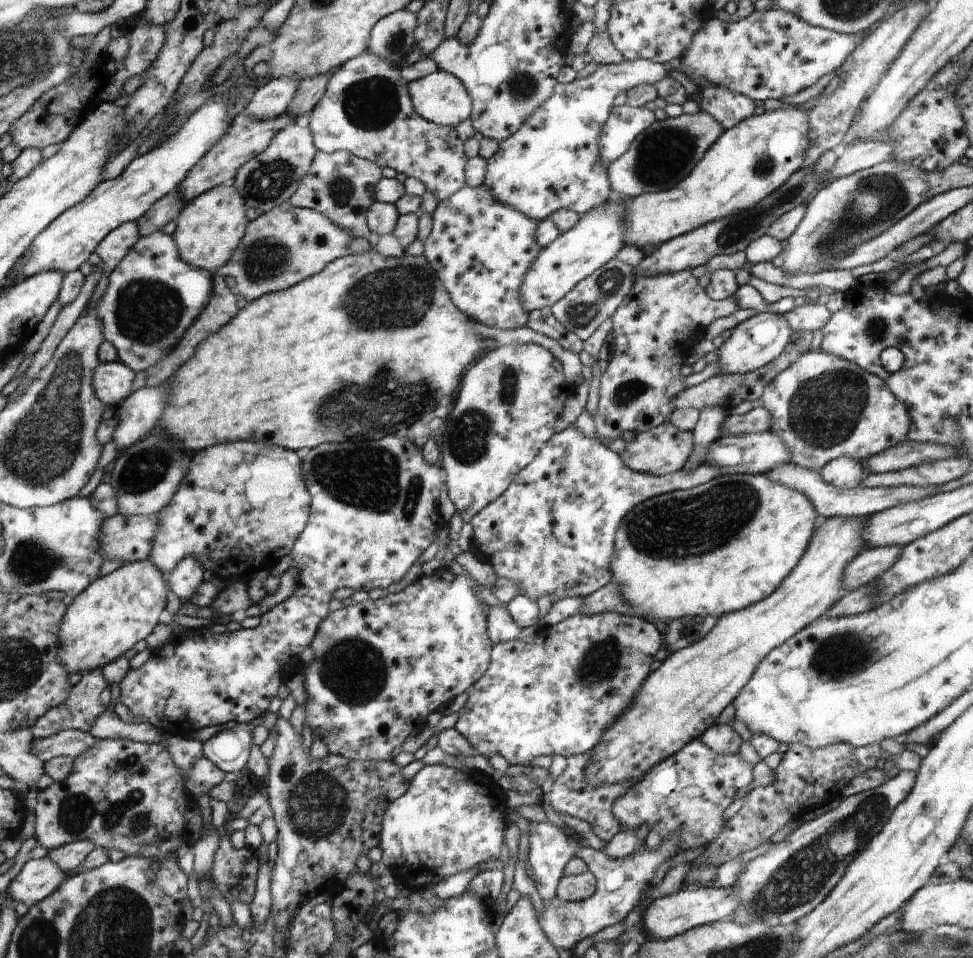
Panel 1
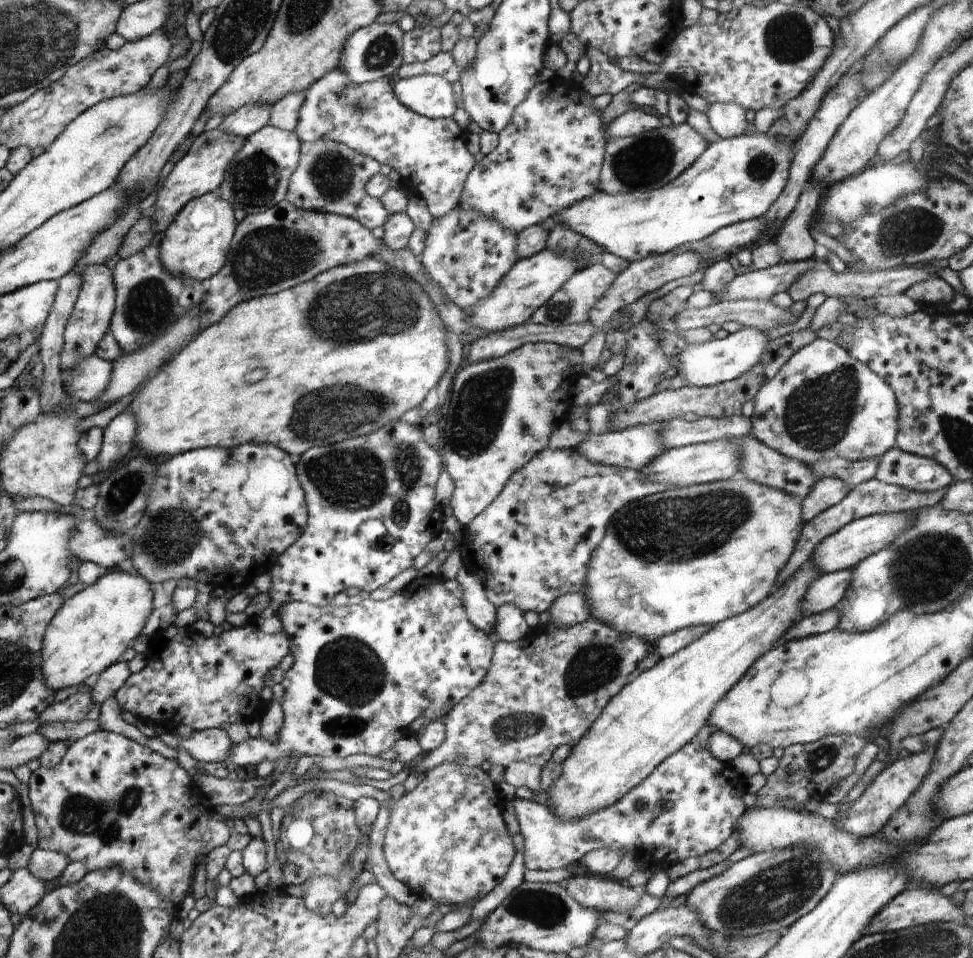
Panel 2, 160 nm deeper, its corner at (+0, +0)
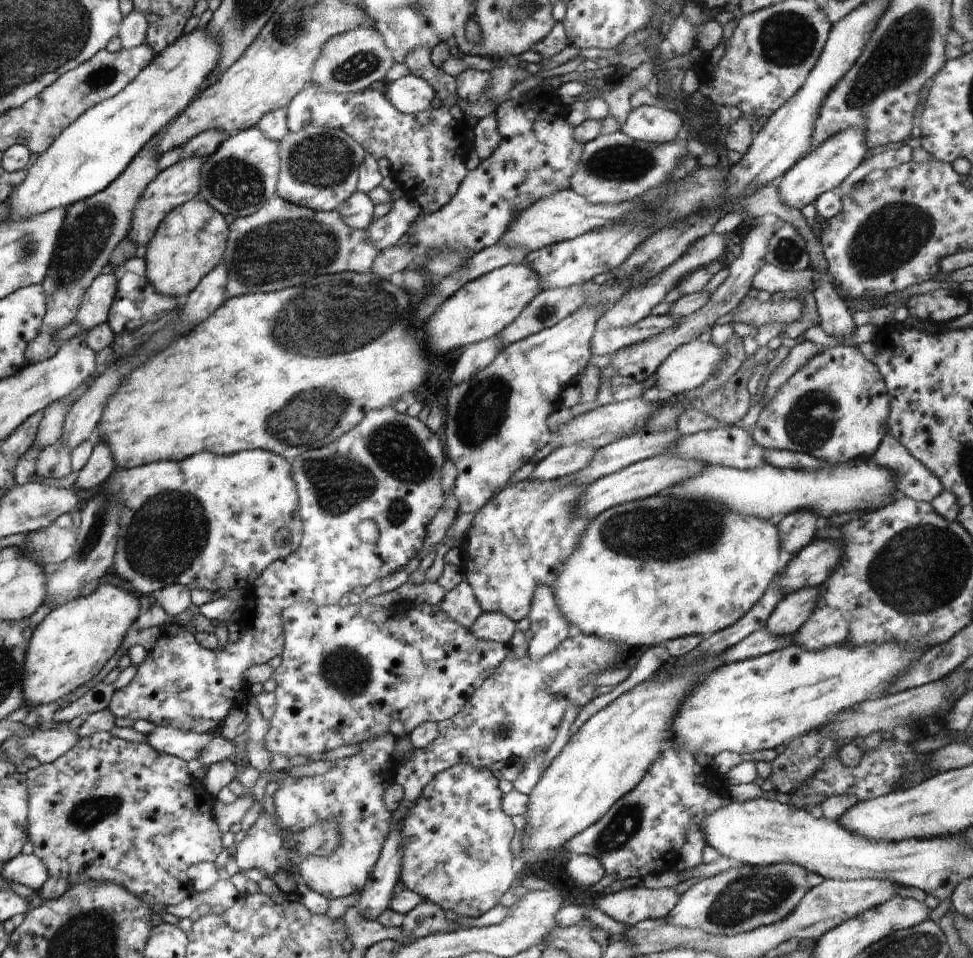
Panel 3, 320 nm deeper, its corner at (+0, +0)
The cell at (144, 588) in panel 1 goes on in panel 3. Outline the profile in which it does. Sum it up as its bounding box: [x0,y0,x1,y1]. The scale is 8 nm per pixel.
[23,584,138,706]

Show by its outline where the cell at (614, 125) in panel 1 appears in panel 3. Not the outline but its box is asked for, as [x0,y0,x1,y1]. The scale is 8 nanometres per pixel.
[620,106,683,144]

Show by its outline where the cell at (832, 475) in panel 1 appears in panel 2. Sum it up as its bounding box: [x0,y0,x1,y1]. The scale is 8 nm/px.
[800,479,850,524]

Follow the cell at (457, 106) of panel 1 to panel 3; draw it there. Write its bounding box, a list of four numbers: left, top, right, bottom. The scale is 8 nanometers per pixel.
[387,73,436,114]

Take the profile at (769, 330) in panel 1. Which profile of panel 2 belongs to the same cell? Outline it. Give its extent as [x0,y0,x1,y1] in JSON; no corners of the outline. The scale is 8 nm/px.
[677,327,770,388]

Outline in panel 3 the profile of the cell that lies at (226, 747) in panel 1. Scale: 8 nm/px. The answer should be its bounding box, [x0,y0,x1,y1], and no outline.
[145,725,215,762]

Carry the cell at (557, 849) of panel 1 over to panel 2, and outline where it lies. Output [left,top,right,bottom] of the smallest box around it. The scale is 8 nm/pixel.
[512,739,748,870]

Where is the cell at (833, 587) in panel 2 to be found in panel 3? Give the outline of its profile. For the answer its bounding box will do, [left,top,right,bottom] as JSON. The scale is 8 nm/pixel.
[767,586,822,636]

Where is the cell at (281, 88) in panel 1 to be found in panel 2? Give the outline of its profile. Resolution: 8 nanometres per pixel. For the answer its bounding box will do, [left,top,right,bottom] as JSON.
[217,103,271,138]

